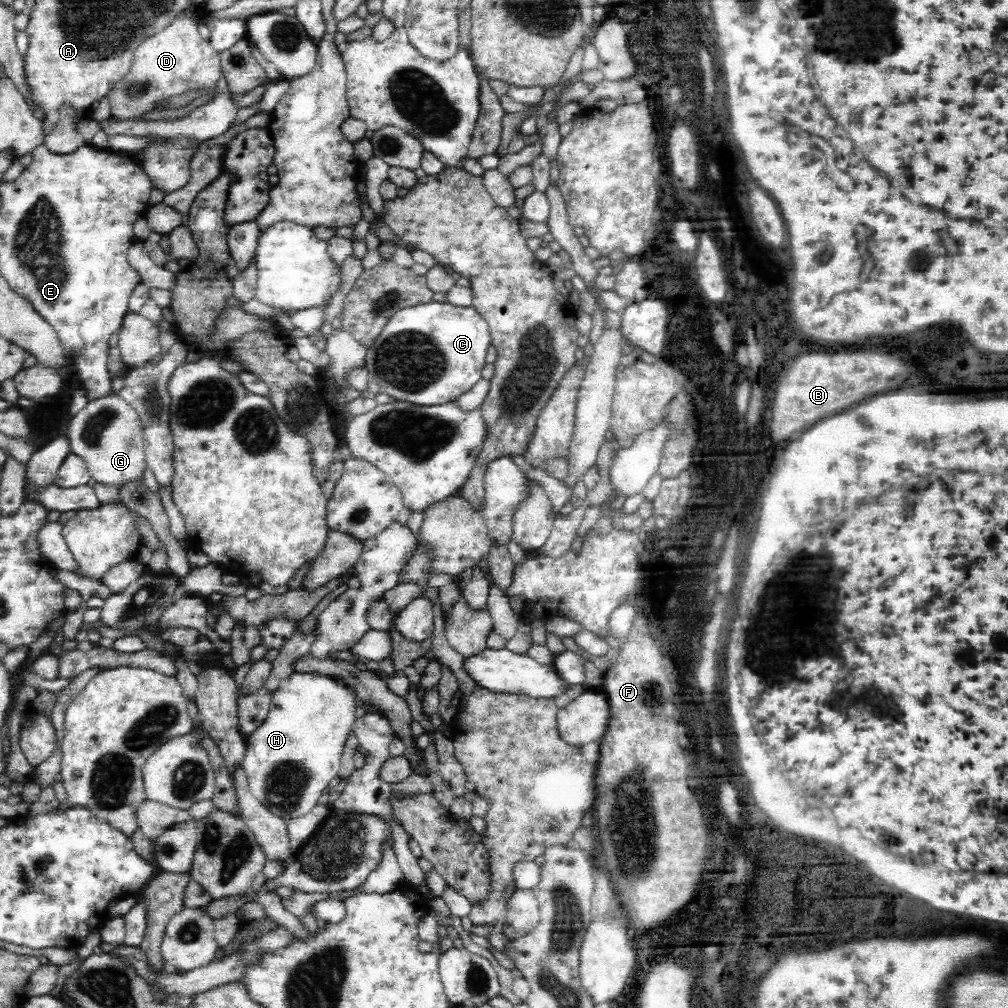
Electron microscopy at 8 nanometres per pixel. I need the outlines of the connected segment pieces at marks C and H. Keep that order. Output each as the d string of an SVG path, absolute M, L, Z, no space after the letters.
M445 299L428 301L426 304L401 308L386 322L374 344L367 349L365 370L371 381L394 400L403 400L420 406L434 406L450 401L468 392L481 379L484 358L491 344L491 331L487 321L472 306L462 308Z
M295 672L273 693L266 720L249 736L242 767L249 789L285 821L308 814L330 780L338 776L344 747L356 719L356 694L330 676Z

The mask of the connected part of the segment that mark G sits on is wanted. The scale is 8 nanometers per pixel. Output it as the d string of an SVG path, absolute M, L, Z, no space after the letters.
M116 392L89 402L78 412L68 426L67 439L71 452L86 463L88 472L96 482L106 486L140 486L146 464L144 437L136 410L124 402Z

